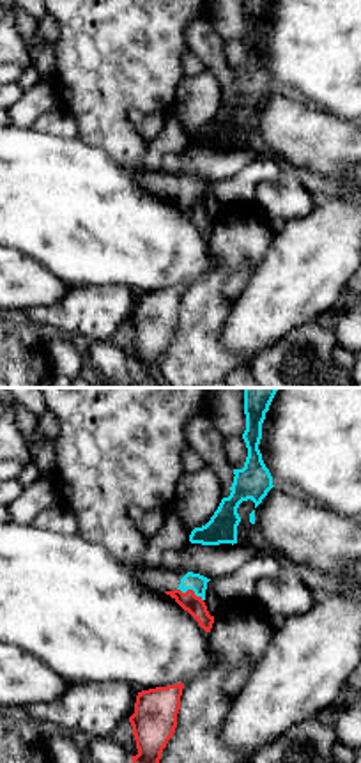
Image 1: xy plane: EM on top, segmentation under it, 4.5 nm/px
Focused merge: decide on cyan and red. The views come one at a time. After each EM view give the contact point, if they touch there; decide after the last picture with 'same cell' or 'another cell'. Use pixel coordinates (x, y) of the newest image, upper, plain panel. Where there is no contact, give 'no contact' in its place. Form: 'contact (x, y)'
contact (190, 192)

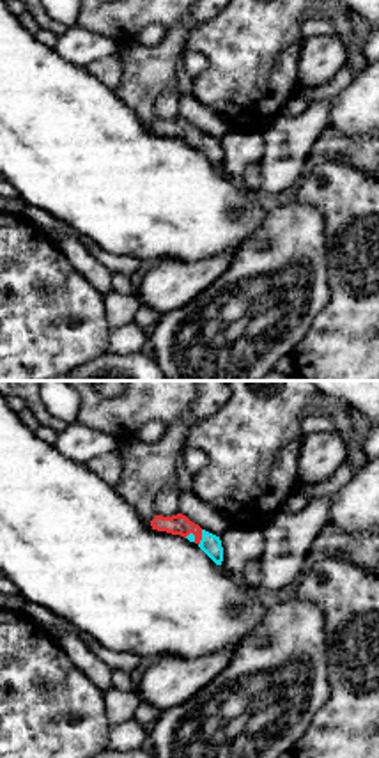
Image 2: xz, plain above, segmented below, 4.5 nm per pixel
contact (202, 140)

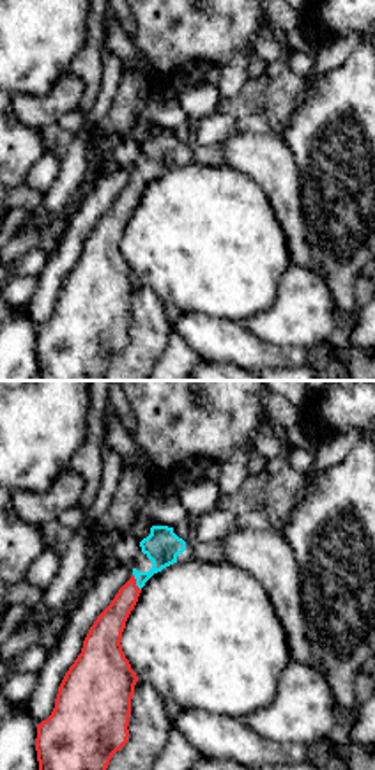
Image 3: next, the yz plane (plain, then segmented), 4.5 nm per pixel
contact (137, 186)

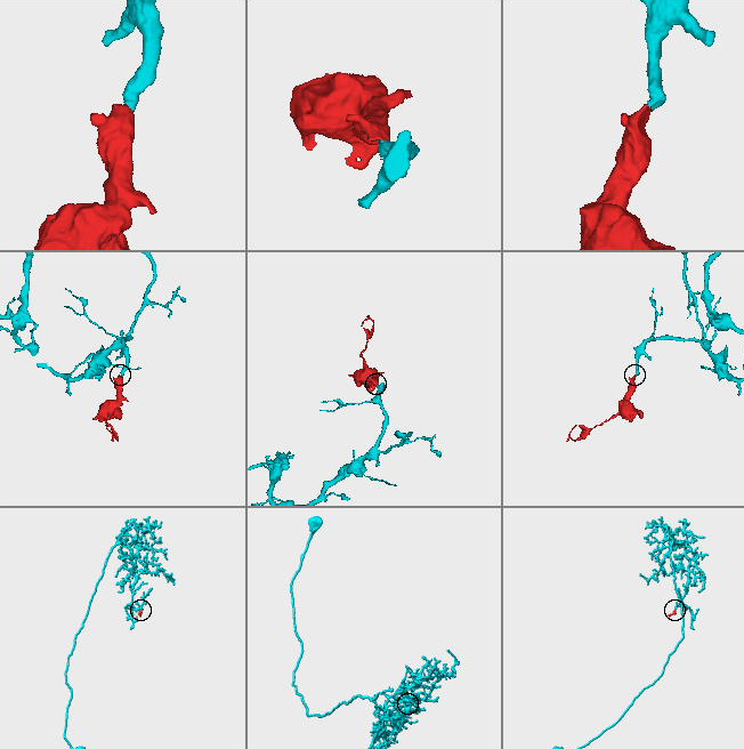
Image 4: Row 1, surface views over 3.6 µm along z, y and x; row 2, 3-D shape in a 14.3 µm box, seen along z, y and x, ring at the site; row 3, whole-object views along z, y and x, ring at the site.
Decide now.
same cell

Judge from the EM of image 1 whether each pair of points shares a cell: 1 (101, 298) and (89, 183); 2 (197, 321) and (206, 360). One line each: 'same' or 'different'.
1: different
2: same

